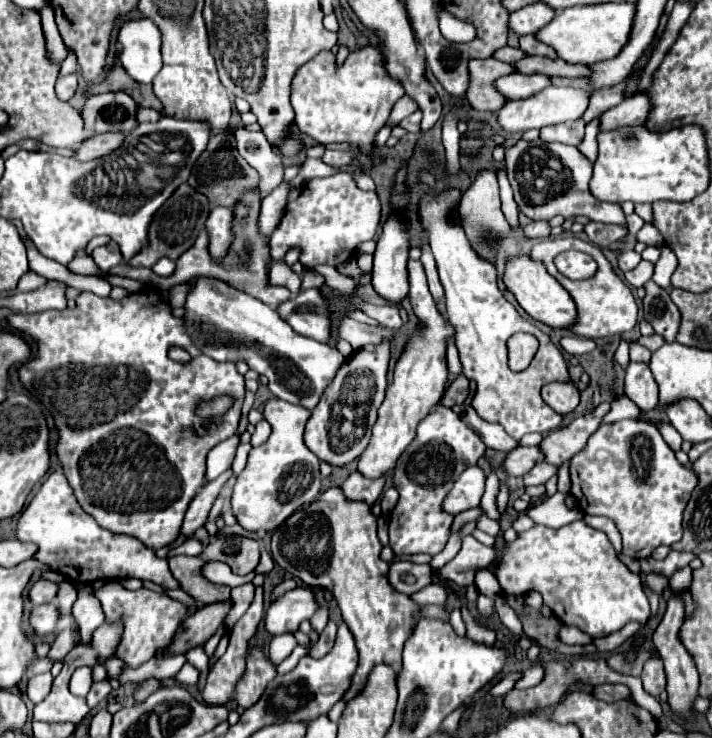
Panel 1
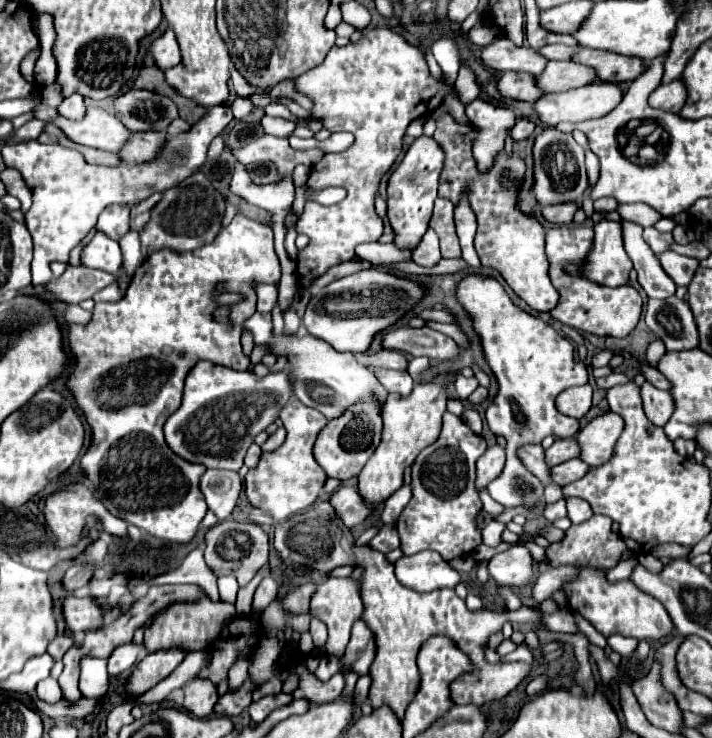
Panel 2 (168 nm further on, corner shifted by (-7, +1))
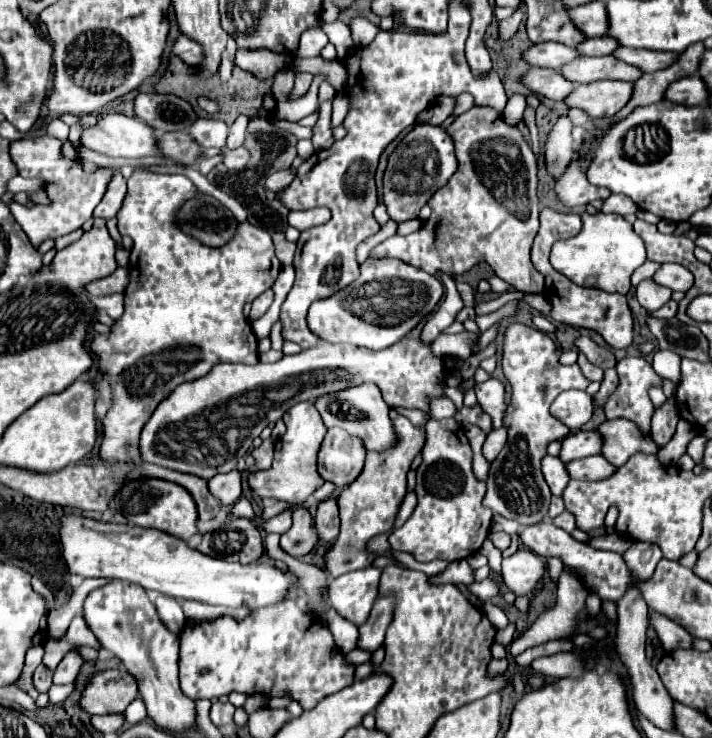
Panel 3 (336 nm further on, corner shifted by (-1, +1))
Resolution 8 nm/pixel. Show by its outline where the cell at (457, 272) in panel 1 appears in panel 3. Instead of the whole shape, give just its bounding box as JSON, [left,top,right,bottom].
[483,323,591,525]

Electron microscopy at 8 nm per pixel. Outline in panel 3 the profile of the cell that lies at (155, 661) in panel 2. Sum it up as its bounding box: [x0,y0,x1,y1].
[79,669,137,715]

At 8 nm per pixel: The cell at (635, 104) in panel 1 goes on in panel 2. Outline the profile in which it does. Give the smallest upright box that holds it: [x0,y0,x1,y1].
[649,81,685,113]

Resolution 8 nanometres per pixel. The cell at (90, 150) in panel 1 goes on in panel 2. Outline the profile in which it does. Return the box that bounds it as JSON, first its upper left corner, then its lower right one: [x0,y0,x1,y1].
[117,131,165,163]

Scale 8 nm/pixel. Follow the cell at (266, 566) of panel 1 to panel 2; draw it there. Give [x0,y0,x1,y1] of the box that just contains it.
[235,575,262,617]

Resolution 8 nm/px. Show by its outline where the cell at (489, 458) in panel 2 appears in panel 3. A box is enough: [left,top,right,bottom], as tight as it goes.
[483,427,507,463]

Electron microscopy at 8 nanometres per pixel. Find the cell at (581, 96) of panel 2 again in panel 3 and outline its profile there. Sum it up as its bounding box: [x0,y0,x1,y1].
[565,81,635,119]

